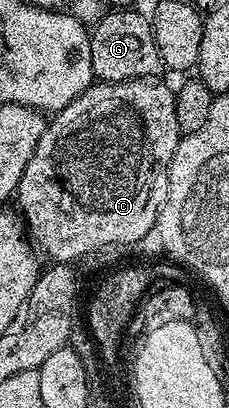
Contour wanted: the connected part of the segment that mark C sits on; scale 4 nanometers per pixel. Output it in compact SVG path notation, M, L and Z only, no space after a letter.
M142 77L140 79L125 80L122 83L108 83L97 81L90 85L88 90L79 94L63 112L57 113L47 123L40 142L36 142L36 150L32 158L28 158L28 166L24 166L24 178L20 178L16 193L17 211L20 213L29 236L35 245L40 249L41 255L47 256L54 264L73 265L73 260L86 256L89 252L98 252L109 244L138 244L146 235L155 231L158 215L168 198L168 186L170 185L170 167L172 166L172 154L176 150L180 133L176 122L176 106L174 105L173 87L160 84L155 77Z

